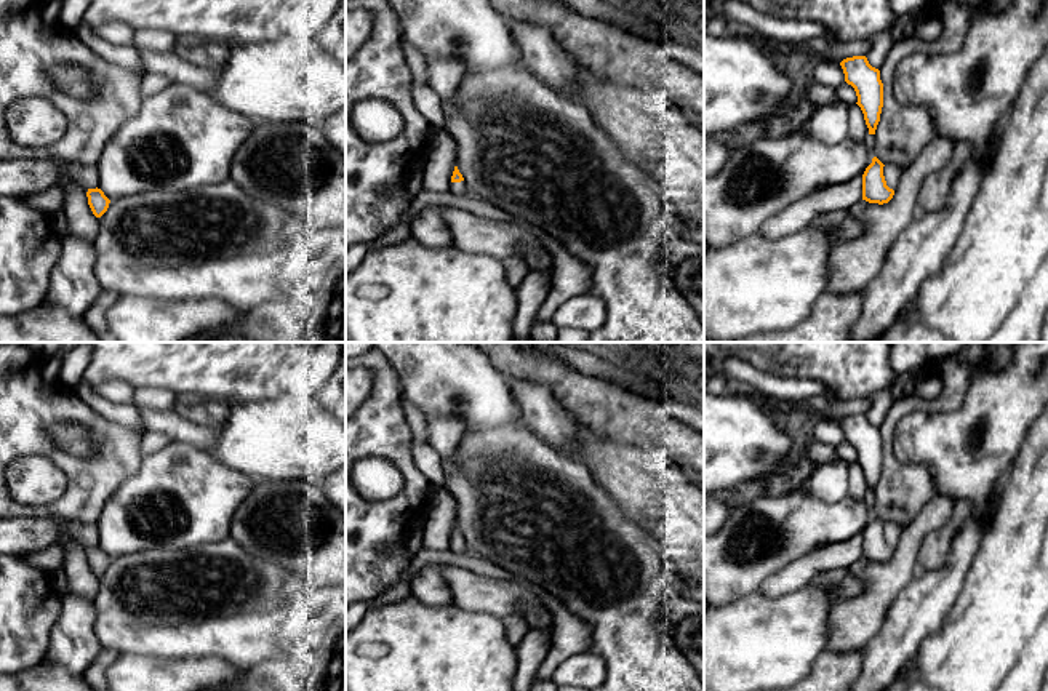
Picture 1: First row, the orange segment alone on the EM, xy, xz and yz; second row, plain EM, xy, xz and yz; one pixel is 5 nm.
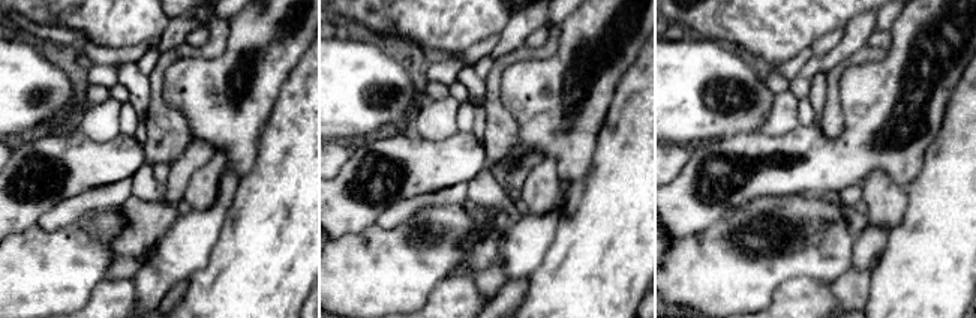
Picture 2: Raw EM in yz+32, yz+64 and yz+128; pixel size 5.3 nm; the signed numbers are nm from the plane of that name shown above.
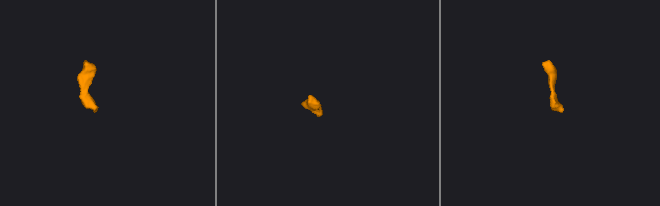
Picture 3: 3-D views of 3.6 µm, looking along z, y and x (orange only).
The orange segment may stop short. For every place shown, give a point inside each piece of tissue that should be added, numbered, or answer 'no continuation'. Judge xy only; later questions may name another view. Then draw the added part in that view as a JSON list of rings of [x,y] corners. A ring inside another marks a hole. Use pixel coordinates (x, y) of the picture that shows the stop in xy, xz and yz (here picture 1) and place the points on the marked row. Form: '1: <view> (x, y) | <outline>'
no continuation

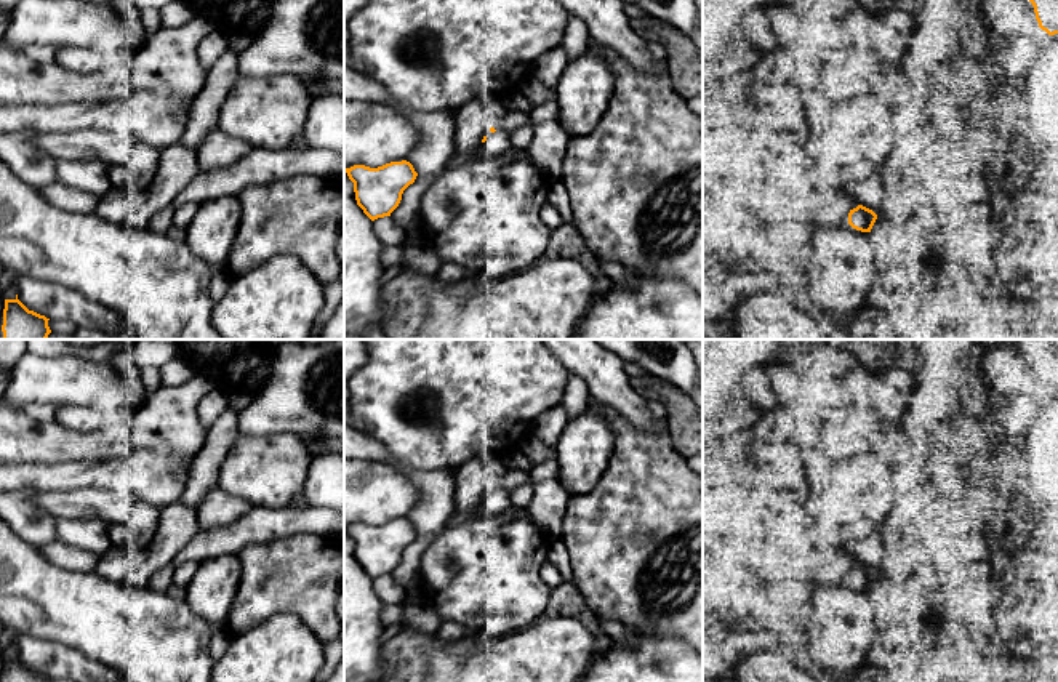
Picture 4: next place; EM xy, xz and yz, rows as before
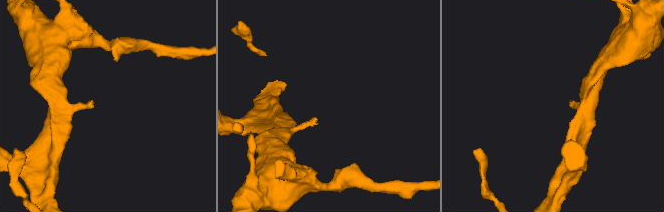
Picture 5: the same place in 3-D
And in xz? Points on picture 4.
1: xz (496, 143) | [[[496,122],[485,128],[487,141],[483,142],[488,158],[495,158],[512,147],[509,131],[503,130]]]

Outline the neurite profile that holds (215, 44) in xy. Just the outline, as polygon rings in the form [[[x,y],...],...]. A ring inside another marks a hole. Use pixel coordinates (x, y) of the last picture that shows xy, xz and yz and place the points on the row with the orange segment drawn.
[[[218,29],[210,30],[197,46],[197,58],[203,69],[213,64],[229,50],[229,37]]]

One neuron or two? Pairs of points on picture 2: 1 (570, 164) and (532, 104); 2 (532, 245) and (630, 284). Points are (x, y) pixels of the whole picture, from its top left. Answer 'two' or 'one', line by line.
1: one
2: two

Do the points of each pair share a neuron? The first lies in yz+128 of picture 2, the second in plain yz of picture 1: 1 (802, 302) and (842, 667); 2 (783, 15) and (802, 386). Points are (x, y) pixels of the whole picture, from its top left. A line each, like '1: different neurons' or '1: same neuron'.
1: same neuron
2: different neurons

